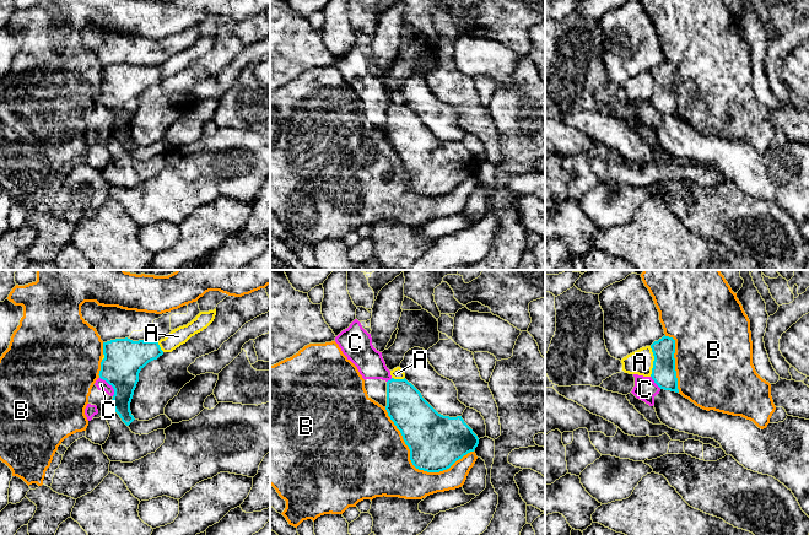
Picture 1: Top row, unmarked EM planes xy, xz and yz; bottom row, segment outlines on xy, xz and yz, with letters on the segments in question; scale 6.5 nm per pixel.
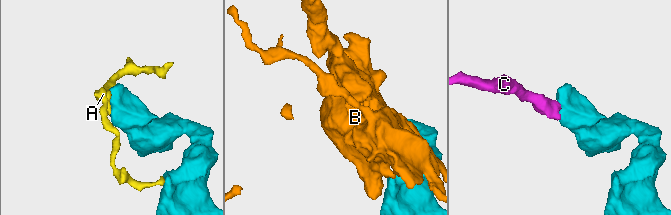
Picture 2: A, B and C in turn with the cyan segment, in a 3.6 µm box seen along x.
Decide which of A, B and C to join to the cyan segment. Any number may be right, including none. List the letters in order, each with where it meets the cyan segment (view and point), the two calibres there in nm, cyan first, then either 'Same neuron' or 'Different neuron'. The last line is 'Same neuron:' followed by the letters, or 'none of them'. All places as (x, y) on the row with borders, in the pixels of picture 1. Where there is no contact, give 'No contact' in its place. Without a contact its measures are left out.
A: Touches cyan at yz (653, 361). Thickness 160 nm (cyan) against 160 nm. Different neuron
B: Touches cyan at xz (415, 466). Thickness 360 nm (cyan) against 440 nm. Different neuron
C: Touches cyan at xy (111, 384). Thickness 260 nm (cyan) against 70 nm. Different neuron
Same neuron: none of them

